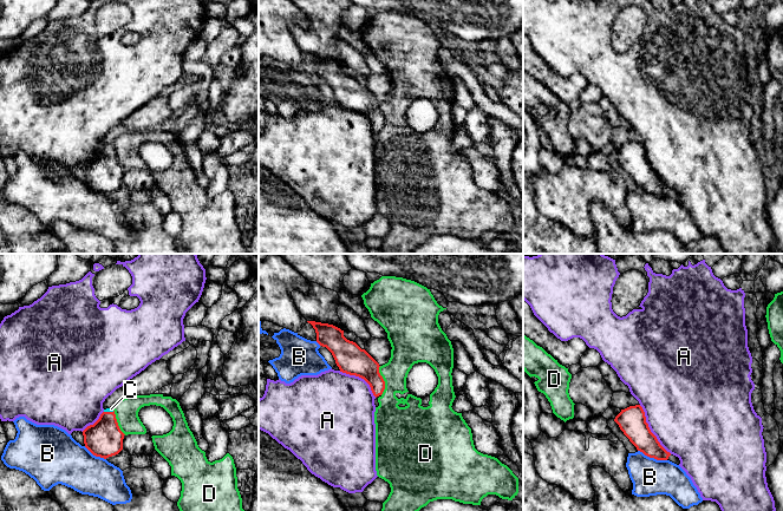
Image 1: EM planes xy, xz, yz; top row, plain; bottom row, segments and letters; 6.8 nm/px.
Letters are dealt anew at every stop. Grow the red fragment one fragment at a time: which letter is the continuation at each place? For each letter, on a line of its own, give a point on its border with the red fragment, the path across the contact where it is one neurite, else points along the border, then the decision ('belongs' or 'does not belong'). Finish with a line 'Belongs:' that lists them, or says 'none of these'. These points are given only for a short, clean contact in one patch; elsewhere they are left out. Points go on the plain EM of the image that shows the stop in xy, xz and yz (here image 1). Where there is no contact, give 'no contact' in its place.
A: contact yz (650, 165); does not belong
B: contact yz (652, 192); does not belong
C: contact xy (109, 148); way xy (104, 174), (109, 148), (111, 144); belongs
D: contact xz (383, 116); does not belong
Belongs: C

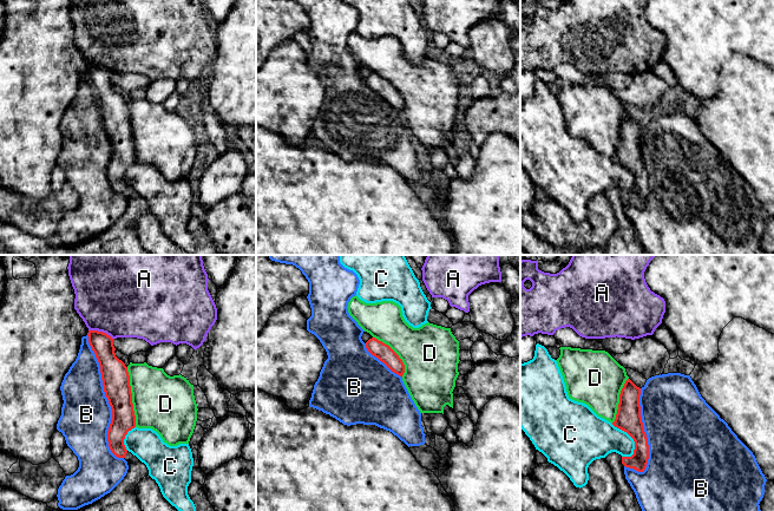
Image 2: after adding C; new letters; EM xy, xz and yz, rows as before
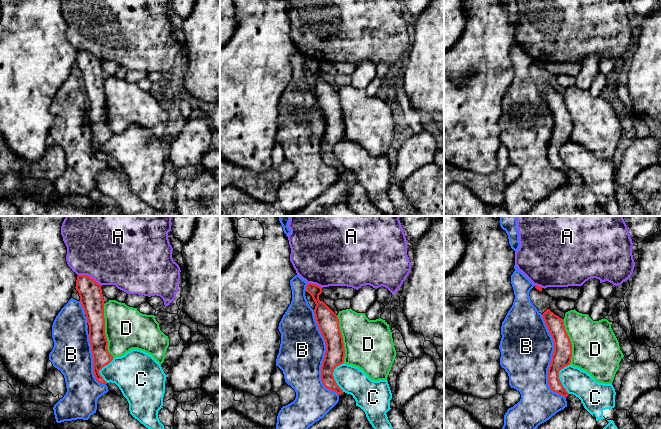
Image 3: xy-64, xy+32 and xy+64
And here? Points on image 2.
A: contact xy (102, 67); does not belong
B: contact xy (106, 132); does not belong
C: contact yz (631, 172); does not belong
D: contact xy (131, 132); does not belong
Belongs: none of these

